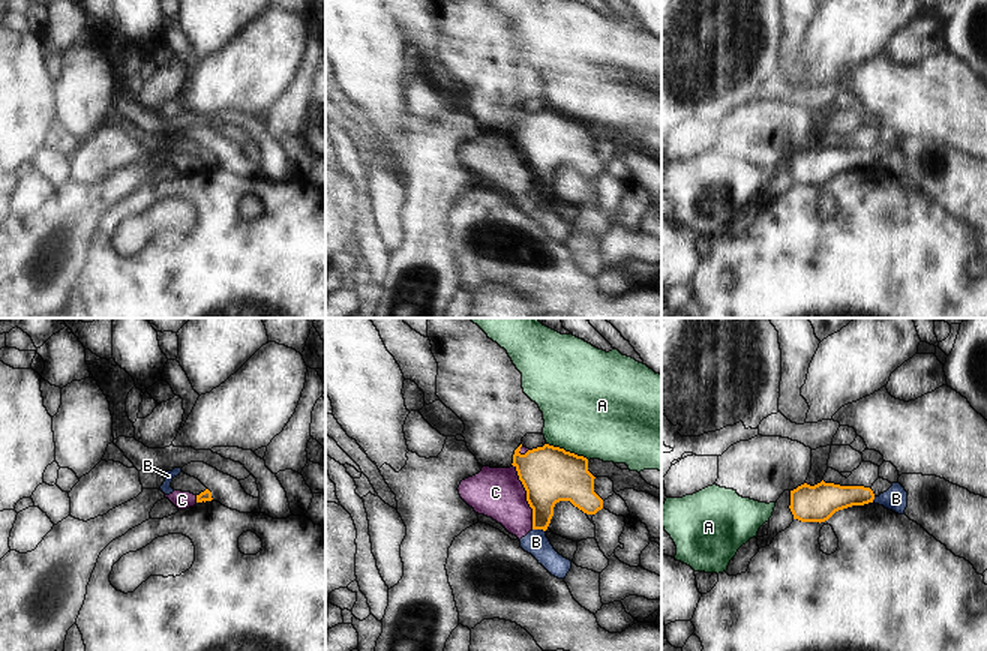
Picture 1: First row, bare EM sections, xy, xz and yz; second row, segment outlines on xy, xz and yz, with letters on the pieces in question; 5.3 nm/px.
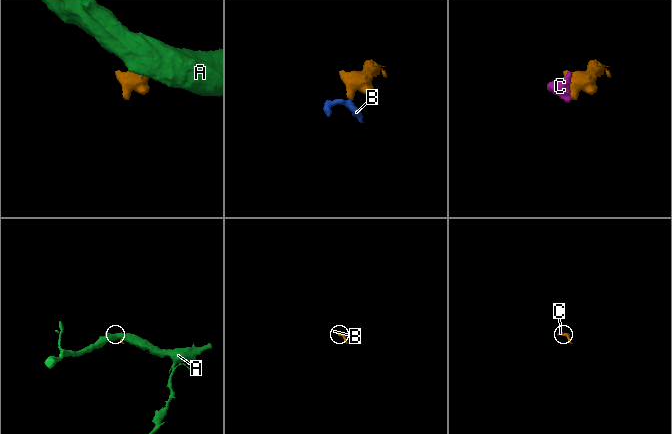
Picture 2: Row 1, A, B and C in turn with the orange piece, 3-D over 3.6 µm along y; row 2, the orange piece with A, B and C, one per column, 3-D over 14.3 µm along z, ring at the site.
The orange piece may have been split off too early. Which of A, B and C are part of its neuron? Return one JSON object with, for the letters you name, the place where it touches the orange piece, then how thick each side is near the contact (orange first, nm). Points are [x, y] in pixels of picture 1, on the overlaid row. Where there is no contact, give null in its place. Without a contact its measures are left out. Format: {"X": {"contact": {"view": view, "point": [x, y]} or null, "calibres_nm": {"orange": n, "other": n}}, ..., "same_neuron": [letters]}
{"same_neuron": []}

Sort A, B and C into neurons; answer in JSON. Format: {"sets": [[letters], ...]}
{"sets": [["A"], ["B", "C"]]}

